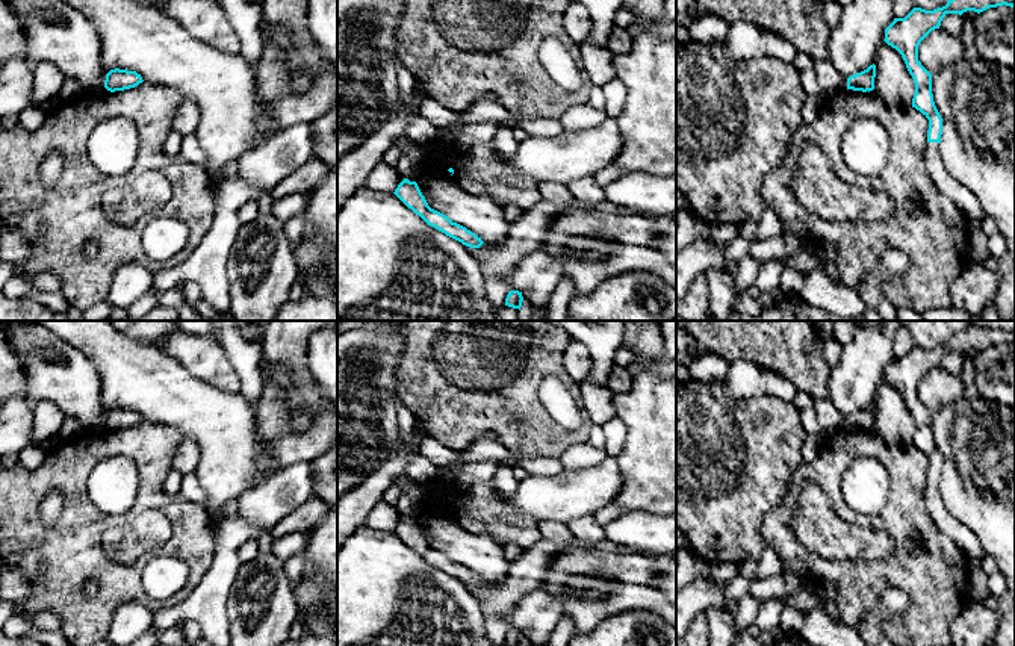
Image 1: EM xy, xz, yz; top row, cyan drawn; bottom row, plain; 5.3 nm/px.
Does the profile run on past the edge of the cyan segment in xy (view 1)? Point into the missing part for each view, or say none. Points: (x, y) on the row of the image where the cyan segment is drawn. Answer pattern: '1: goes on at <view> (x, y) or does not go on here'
1: does not go on here

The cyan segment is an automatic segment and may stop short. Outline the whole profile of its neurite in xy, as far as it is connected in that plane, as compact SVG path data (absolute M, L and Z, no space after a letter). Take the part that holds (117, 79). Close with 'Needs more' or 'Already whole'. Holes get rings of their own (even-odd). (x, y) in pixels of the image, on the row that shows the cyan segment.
M115 68L106 74L104 88L110 92L115 92L135 88L142 82L141 74L136 71Z. Already whole

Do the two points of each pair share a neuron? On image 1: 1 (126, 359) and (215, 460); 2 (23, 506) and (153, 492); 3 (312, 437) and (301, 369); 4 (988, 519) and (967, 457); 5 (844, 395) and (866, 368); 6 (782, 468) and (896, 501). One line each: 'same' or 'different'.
1: same
2: same
3: same
4: same
5: same
6: different

